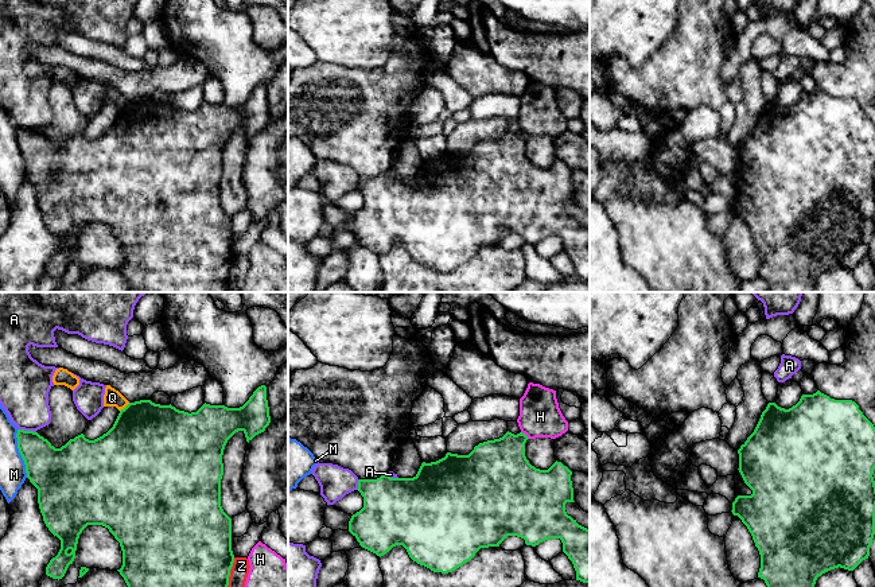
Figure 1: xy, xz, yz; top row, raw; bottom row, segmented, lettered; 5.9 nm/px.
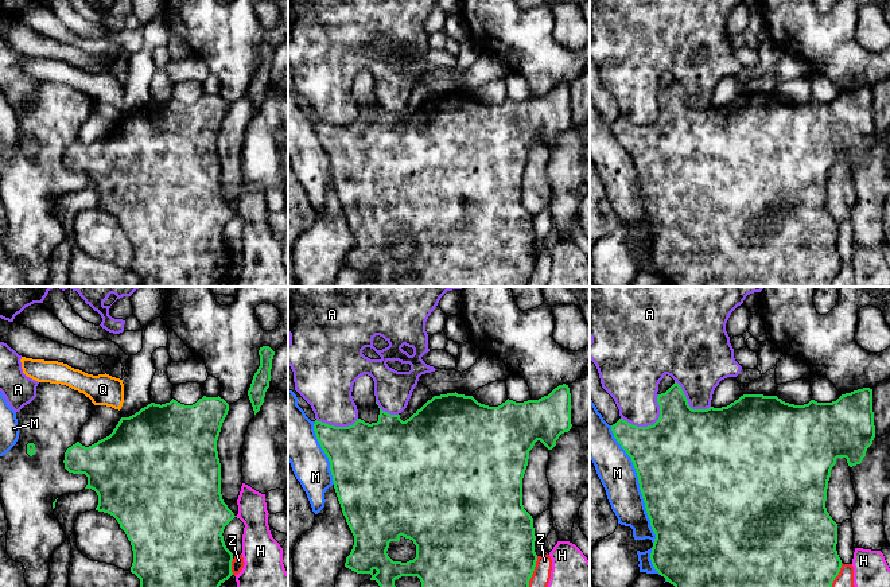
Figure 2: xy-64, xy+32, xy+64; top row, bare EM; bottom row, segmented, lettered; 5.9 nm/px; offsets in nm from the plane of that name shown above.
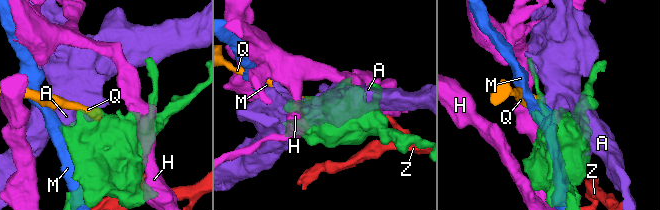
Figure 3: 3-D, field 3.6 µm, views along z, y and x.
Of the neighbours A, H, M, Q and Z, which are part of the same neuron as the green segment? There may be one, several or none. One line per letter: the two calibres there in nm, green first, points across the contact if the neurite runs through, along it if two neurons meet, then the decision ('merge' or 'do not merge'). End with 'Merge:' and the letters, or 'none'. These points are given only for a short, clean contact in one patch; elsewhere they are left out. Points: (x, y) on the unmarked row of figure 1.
A: 260 nm thick on the green side, 280 nm on the other; do not merge
H: 340 nm thick on the green side, 260 nm on the other; do not merge
M: 280 nm thick on the green side, 160 nm on the other; do not merge
Q: 480 nm thick on the green side, 110 nm on the other; do not merge
Z: 500 nm thick on the green side, 110 nm on the other; border along xy (234, 256), (226, 290); do not merge
Merge: none

